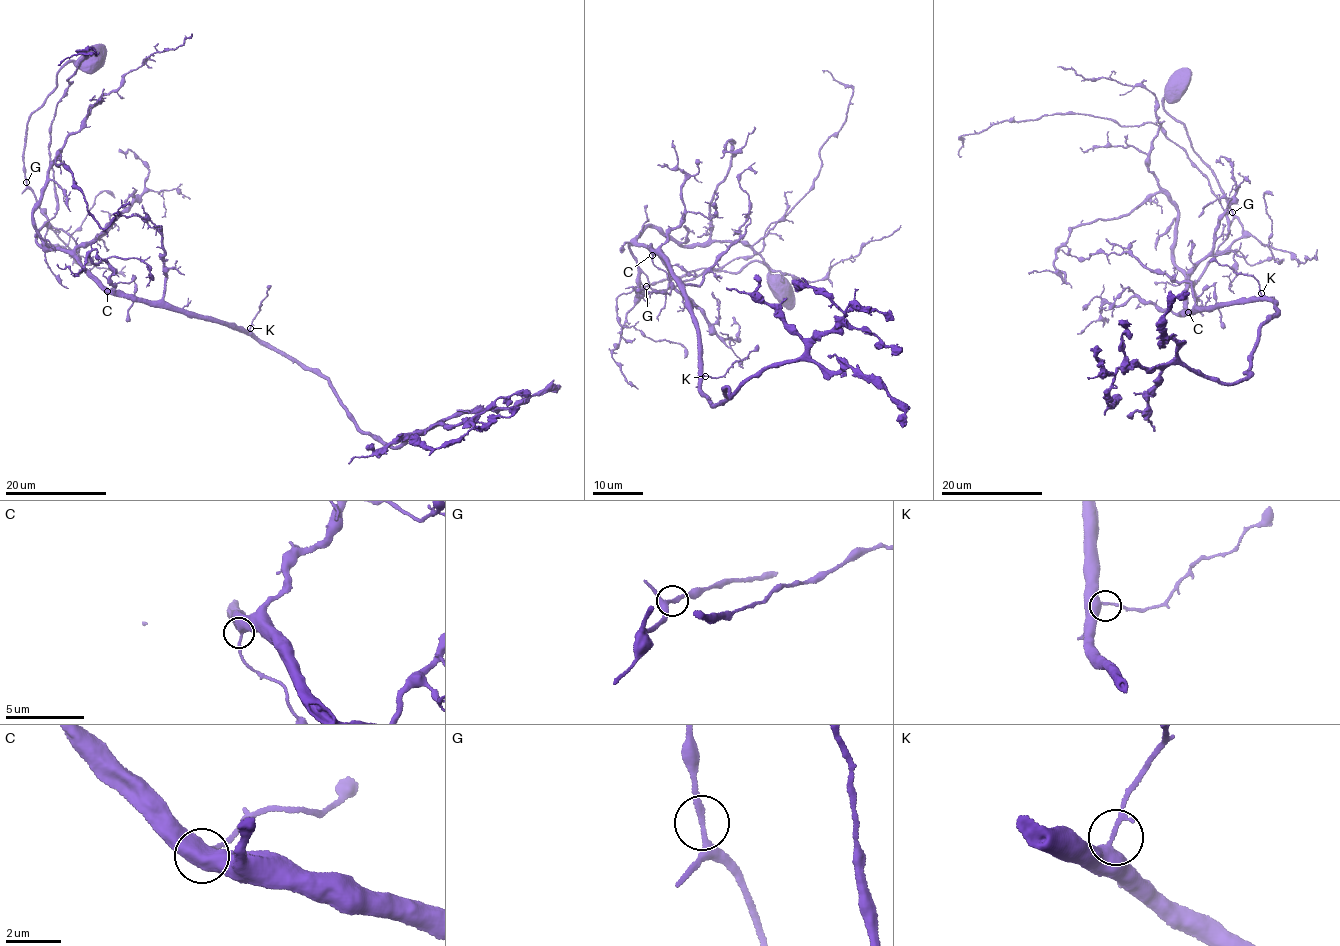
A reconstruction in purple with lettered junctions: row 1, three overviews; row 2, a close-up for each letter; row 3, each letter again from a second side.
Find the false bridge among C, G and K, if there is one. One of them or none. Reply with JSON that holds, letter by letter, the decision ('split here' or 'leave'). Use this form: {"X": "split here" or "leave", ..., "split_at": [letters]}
{"C": "leave", "G": "leave", "K": "leave", "split_at": []}

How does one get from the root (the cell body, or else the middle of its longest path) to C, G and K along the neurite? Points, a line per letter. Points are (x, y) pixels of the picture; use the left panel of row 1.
C: (90, 60), (58, 71), (29, 119), (23, 163), (48, 221), (36, 240), (64, 250), (107, 291)
G: (90, 60), (82, 57), (60, 69), (55, 87), (30, 116), (23, 162), (26, 182)
K: (90, 60), (60, 69), (29, 119), (25, 181), (48, 221), (36, 240), (110, 290), (250, 328)

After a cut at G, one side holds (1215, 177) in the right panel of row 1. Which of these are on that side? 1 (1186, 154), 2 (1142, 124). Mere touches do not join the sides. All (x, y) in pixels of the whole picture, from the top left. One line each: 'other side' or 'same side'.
1: other side
2: other side

